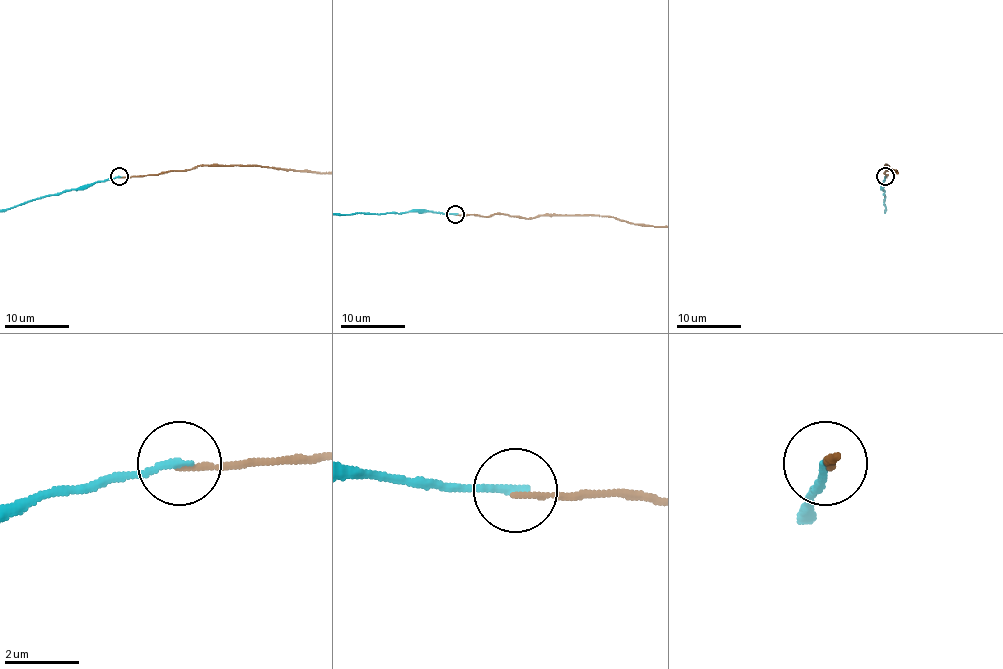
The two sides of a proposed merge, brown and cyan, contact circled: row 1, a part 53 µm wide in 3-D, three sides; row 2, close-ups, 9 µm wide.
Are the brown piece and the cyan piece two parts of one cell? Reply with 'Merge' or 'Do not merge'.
Do not merge

